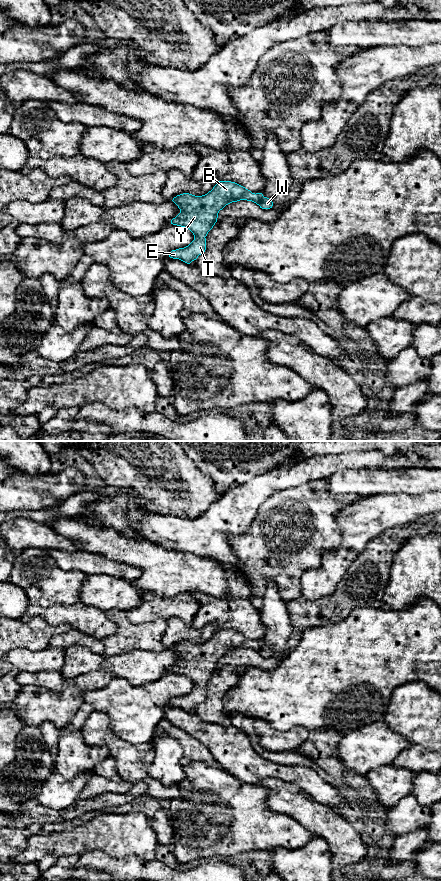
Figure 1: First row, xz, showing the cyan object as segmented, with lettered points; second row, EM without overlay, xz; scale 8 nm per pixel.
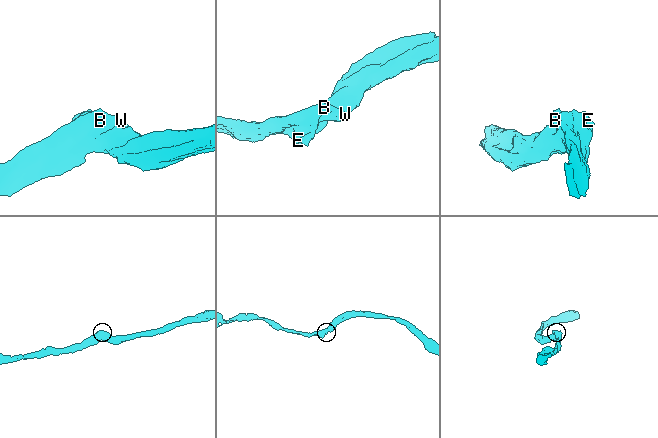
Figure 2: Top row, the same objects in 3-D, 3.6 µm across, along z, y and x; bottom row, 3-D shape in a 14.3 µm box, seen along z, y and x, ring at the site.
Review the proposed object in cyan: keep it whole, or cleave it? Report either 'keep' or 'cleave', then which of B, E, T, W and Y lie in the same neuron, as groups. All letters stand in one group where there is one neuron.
keep; groups B E T W Y

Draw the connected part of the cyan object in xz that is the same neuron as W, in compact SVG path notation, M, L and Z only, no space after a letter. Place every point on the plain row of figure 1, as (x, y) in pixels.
M219 629L211 639L202 644L183 641L174 645L172 649L178 654L180 661L171 668L171 672L189 677L194 688L184 696L172 698L169 705L187 712L196 708L206 698L205 685L217 670L219 659L240 648L252 649L262 657L273 654L272 648L262 641L252 641L231 629Z

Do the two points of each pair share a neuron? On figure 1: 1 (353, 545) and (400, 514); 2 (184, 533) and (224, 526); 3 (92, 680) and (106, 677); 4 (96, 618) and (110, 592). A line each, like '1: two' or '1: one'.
1: one
2: one
3: one
4: two

